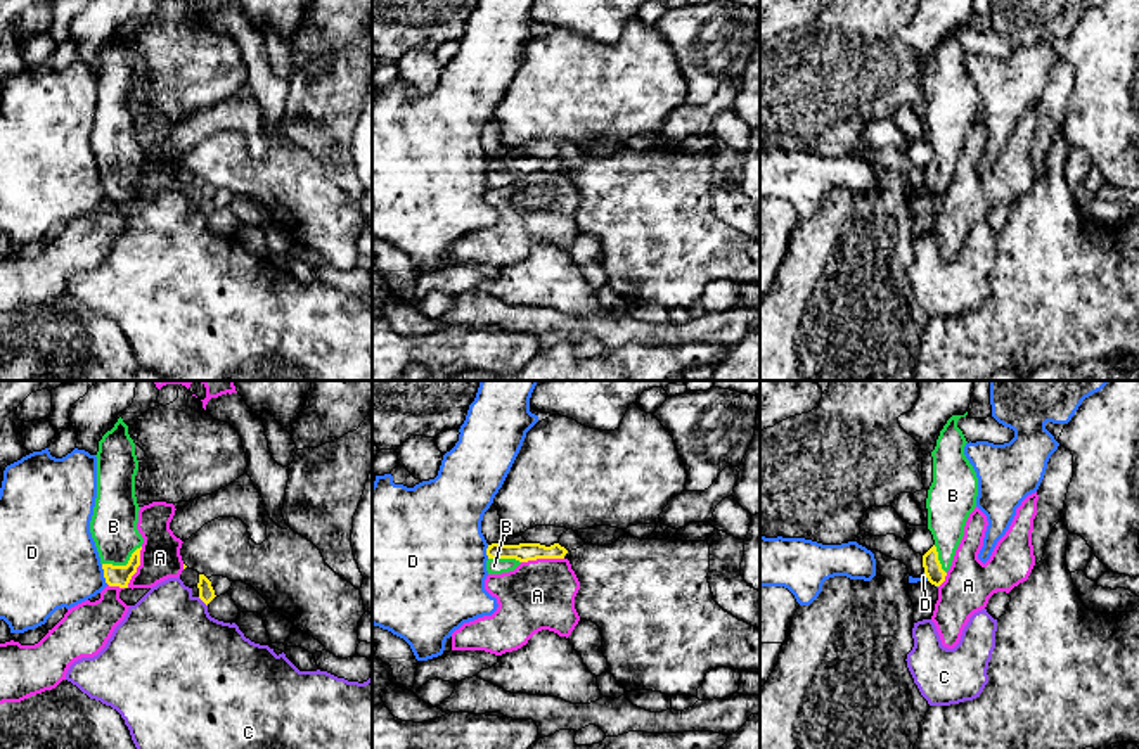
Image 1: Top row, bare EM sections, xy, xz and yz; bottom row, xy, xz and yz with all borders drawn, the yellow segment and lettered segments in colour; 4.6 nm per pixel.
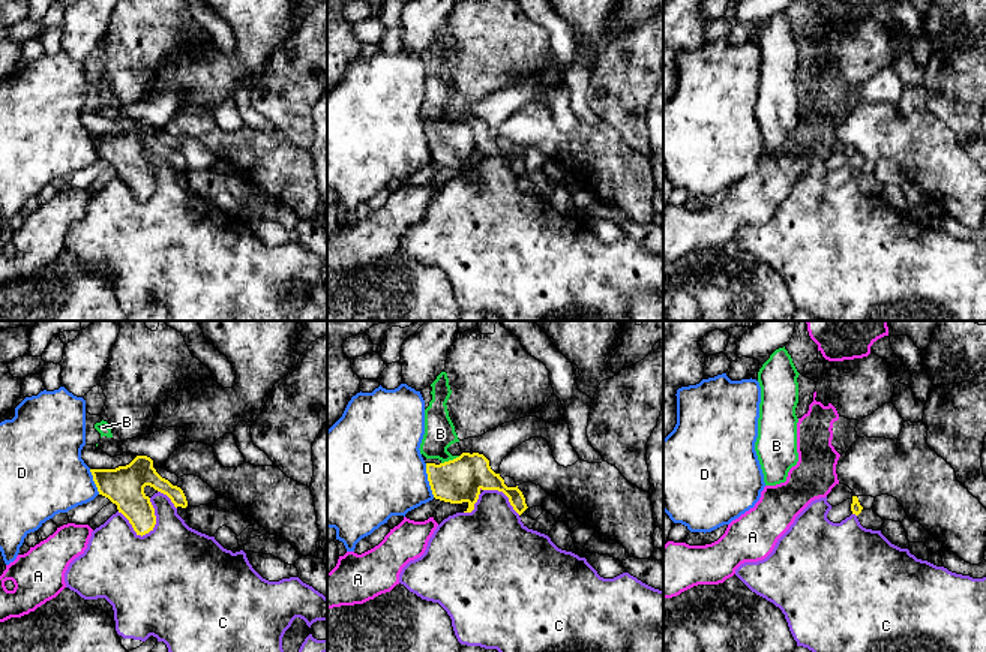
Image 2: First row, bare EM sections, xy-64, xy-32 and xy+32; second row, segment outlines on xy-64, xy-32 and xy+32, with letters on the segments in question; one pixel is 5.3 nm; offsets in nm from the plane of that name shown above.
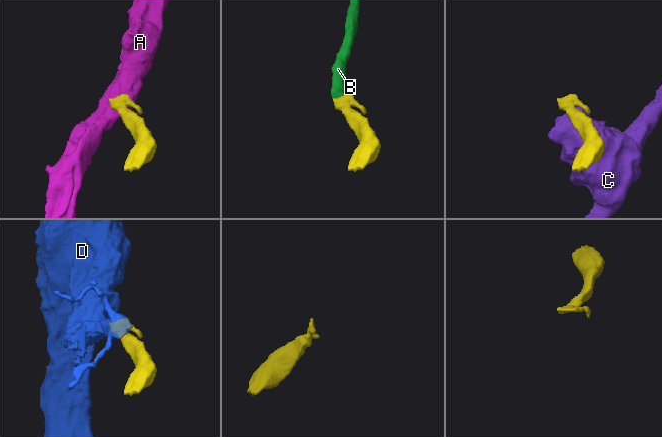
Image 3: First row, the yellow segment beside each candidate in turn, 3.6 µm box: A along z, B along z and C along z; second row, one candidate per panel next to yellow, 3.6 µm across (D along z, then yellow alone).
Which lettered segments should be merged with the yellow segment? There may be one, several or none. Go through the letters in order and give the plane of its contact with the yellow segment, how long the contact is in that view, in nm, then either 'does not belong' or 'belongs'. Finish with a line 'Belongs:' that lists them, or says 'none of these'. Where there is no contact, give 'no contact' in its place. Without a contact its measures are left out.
A: contact in xz; length 200 nm; does not belong
B: contact in xy; length 200 nm; belongs
C: contact in xy; length 60 nm; does not belong
D: contact in xy; length 100 nm; does not belong
Belongs: B

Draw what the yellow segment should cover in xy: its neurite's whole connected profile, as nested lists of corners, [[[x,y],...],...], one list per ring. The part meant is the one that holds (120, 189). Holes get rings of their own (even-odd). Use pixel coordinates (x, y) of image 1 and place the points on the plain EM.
[[[119,29],[99,54],[97,111],[90,133],[104,190],[109,199],[128,201],[140,178],[144,150],[137,142],[135,88],[138,73],[128,38]]]

